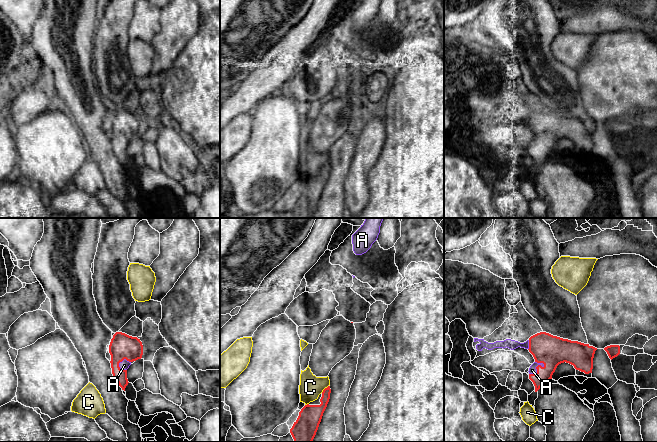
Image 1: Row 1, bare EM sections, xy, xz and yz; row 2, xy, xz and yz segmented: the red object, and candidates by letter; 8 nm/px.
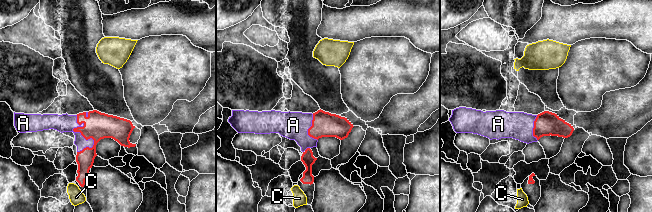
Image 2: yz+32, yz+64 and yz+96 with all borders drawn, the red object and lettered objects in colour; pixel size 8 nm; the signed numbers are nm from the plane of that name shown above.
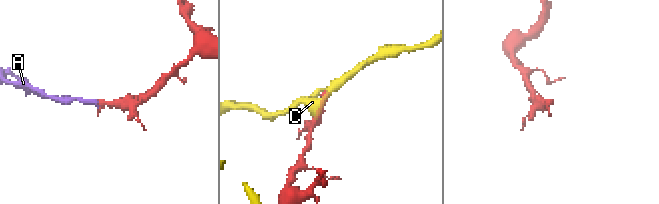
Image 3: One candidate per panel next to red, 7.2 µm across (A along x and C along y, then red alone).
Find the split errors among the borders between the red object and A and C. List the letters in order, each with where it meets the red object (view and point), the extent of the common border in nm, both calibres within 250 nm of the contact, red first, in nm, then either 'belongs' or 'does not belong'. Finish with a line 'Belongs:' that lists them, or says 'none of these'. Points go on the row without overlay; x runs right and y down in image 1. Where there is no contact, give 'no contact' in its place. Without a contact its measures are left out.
A: yz (536, 144) | 150 nm | 240/60 nm | belongs
C: xz (324, 165) | 90 nm | 180/180 nm | does not belong
Belongs: A

